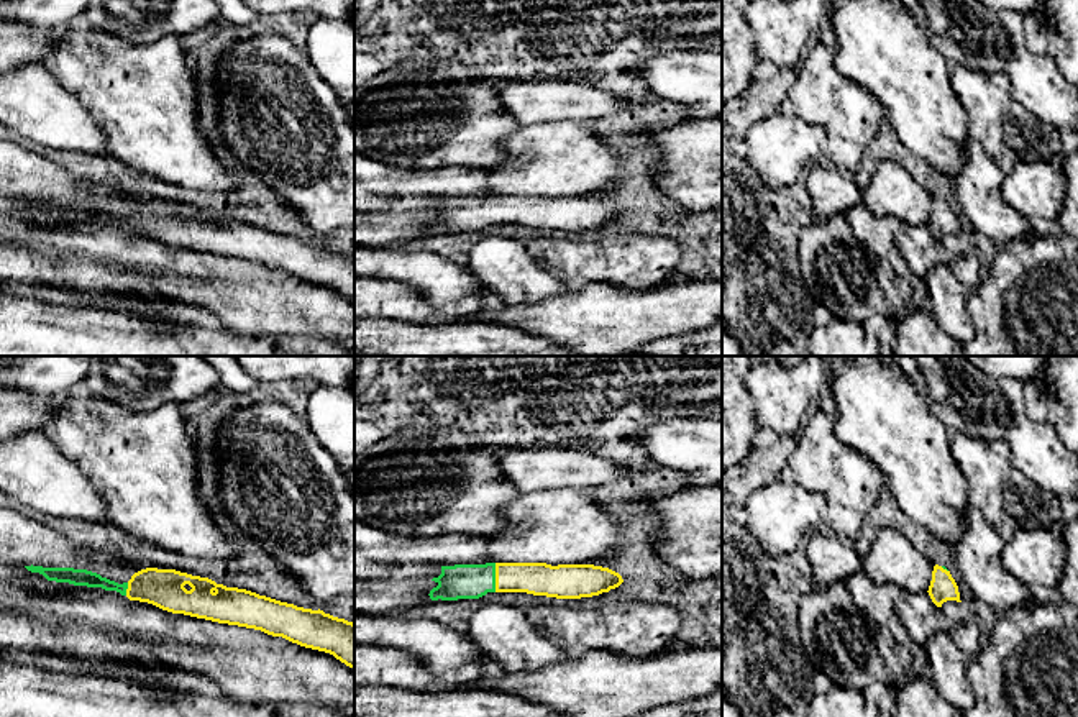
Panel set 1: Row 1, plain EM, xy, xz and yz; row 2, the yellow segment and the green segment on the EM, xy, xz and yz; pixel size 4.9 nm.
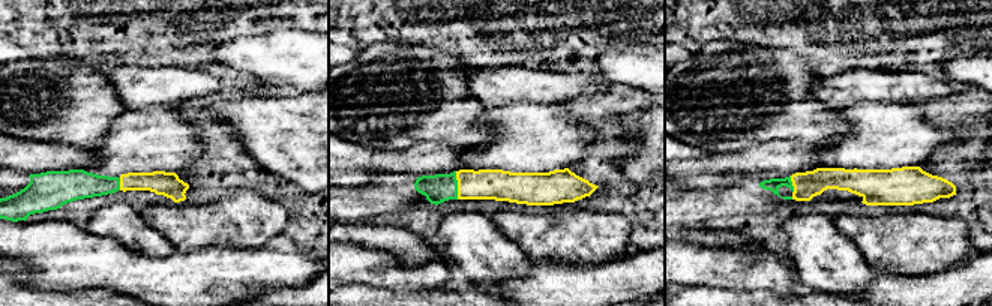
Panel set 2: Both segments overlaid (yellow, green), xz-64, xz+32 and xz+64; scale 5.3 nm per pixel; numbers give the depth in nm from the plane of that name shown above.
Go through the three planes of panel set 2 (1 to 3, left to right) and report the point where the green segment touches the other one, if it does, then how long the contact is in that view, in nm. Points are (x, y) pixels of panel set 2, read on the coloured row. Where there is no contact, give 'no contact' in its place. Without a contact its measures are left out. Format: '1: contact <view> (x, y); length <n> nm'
1: contact xz-64 (120, 185); length 60 nm
2: contact xz+32 (458, 185); length 150 nm
3: contact xz+64 (793, 185); length 100 nm

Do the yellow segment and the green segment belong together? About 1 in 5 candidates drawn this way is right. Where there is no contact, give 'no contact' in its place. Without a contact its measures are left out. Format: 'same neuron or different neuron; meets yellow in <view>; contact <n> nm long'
same neuron; meets yellow in xz; contact 140 nm long

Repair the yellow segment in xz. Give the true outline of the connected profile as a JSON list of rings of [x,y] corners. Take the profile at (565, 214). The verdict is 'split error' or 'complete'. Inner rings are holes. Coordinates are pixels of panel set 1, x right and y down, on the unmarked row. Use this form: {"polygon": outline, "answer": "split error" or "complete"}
{"polygon": [[[486,195],[441,199],[432,233],[479,231],[487,225],[527,225],[556,231],[592,230],[619,220],[619,205],[594,197]]], "answer": "split error"}

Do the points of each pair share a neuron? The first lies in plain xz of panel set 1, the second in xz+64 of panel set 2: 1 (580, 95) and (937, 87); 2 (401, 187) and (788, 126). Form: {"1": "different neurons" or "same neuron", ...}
{"1": "same neuron", "2": "different neurons"}

